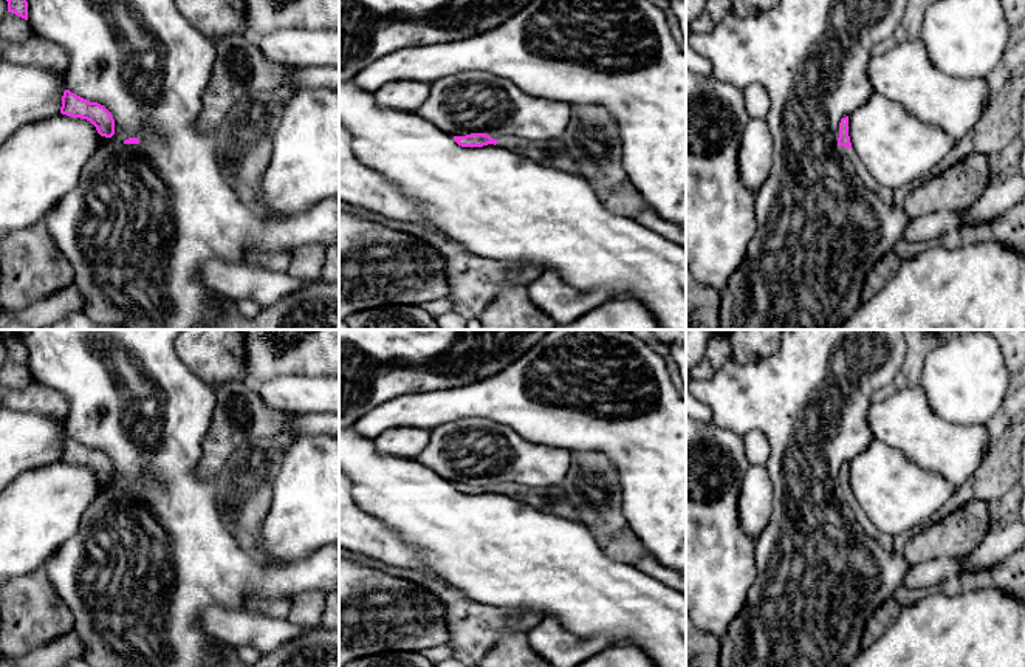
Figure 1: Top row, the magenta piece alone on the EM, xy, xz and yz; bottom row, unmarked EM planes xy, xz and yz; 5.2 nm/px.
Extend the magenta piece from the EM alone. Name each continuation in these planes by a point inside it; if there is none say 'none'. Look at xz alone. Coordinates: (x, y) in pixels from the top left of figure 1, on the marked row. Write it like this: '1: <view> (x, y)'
1: xz (550, 152)

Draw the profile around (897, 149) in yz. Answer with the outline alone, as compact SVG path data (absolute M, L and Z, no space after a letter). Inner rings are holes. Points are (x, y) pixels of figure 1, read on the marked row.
M876 93L848 116L852 149L870 175L889 189L927 178L955 139Z

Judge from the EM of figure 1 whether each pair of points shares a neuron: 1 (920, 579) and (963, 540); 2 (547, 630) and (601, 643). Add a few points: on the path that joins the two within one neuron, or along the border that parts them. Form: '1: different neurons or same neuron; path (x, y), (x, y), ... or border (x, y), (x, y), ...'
1: different neurons; border (965, 554), (939, 556), (911, 565)
2: same neuron; path (561, 644), (587, 644)

